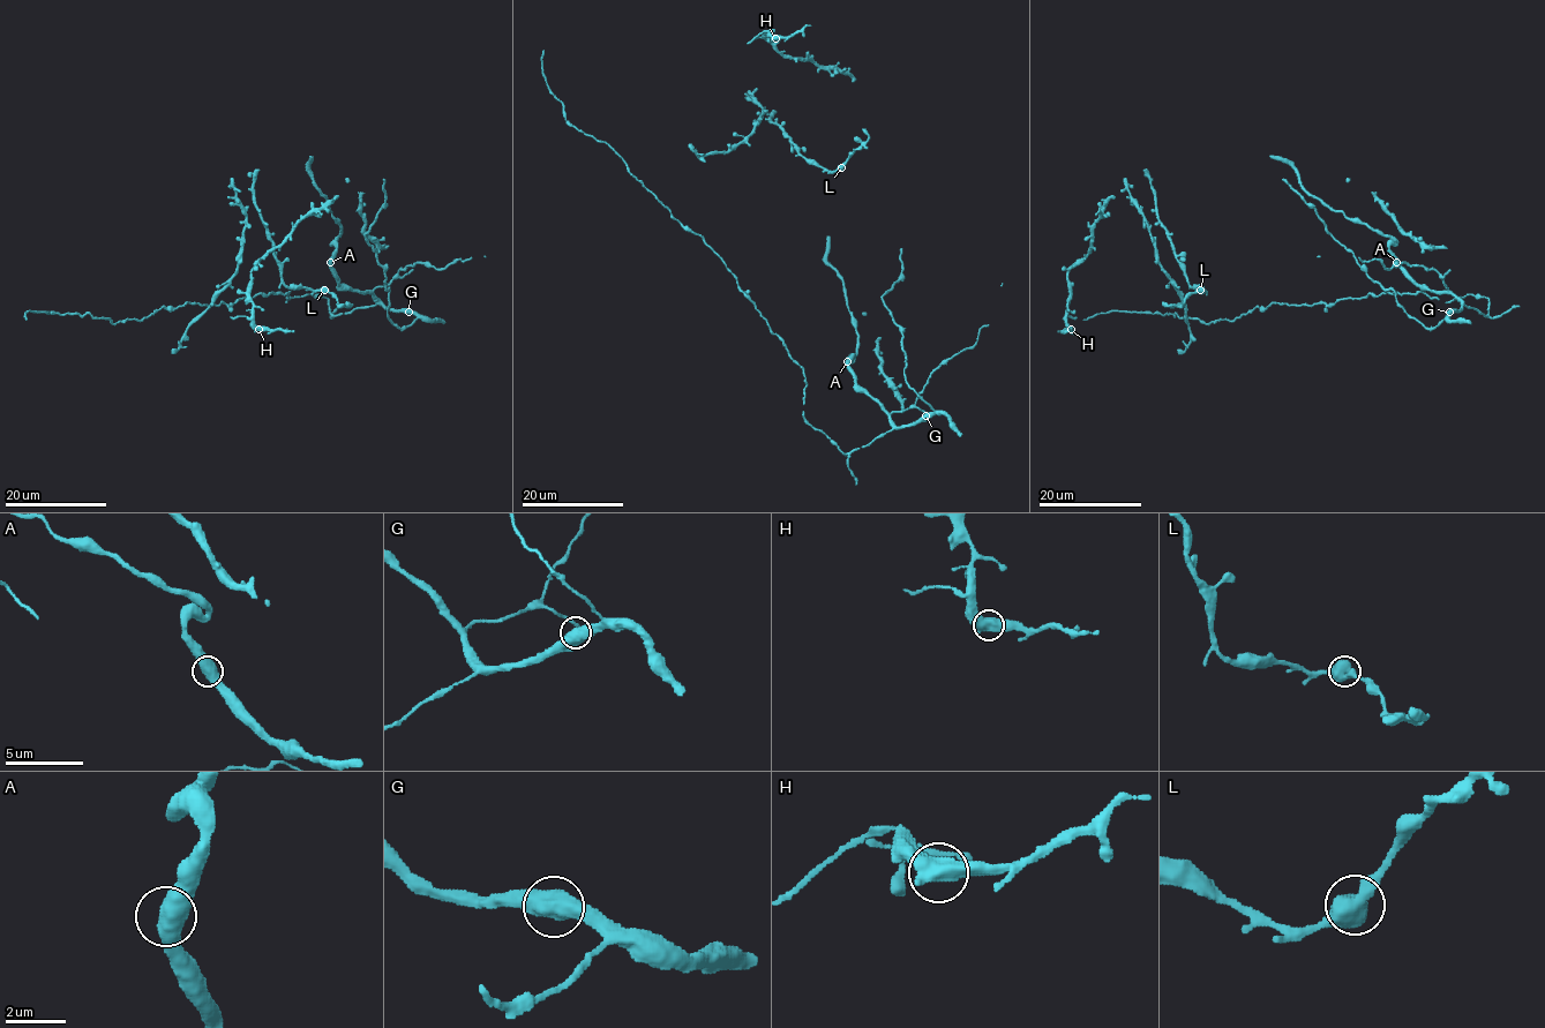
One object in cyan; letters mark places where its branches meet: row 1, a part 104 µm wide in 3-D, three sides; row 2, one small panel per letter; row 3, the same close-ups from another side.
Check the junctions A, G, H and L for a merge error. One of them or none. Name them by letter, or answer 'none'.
none

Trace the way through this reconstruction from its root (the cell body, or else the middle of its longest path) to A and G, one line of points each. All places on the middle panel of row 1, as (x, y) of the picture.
A: (748, 295), (803, 370), (804, 419), (844, 454), (868, 445), (892, 428), (889, 414), (855, 382), (847, 361)
G: (748, 295), (803, 370), (804, 419), (844, 454), (868, 445), (895, 428), (915, 425), (925, 415)

